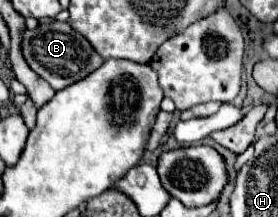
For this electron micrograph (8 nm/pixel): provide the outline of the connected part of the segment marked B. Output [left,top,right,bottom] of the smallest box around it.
[22,21,104,91]

